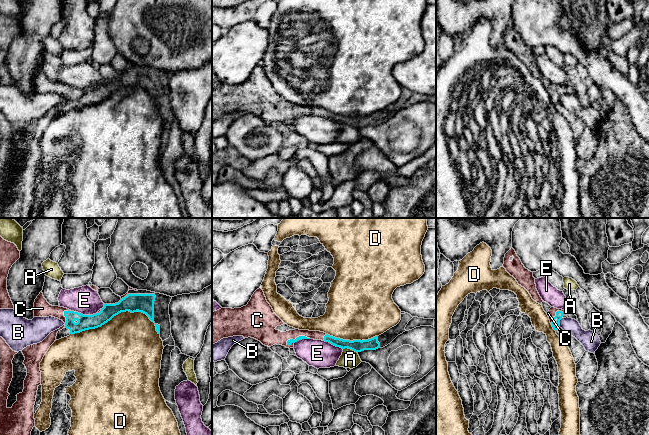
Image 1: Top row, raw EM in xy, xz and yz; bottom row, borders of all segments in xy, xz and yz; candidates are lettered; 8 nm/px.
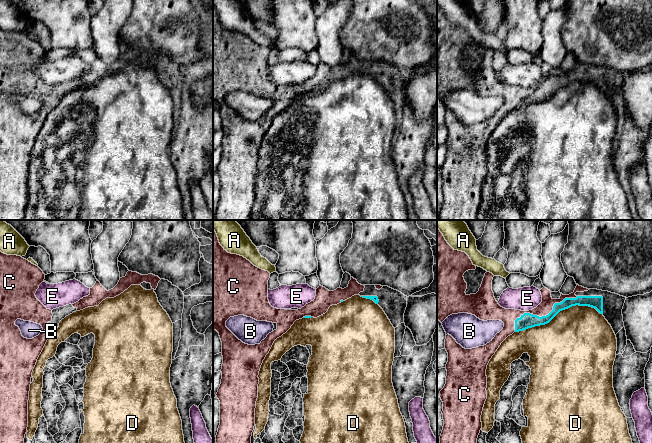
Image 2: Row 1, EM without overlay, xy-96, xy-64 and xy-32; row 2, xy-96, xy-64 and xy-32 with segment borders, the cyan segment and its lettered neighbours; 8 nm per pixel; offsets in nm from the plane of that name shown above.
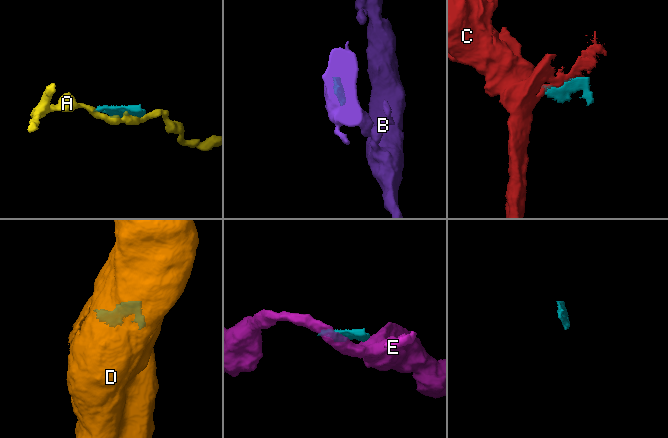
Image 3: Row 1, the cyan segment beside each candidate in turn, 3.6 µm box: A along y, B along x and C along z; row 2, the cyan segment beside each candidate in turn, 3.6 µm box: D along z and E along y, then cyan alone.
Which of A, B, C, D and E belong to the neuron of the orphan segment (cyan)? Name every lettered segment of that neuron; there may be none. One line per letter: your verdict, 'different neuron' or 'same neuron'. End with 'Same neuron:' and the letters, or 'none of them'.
A: different neuron
B: different neuron
C: same neuron
D: different neuron
E: different neuron
Same neuron: C

